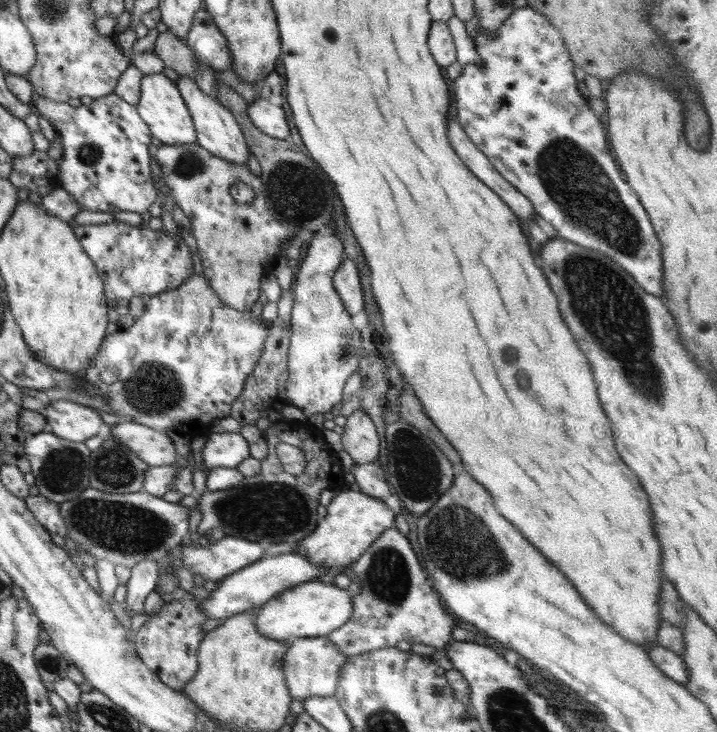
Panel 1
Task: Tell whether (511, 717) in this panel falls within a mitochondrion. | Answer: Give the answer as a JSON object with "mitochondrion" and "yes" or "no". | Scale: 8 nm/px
{"mitochondrion":"yes"}

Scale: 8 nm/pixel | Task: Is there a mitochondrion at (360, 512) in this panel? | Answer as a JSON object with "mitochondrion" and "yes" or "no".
{"mitochondrion":"no"}

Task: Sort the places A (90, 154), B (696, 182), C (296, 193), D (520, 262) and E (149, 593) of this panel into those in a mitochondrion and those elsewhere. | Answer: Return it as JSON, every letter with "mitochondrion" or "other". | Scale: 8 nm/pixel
{"A":"mitochondrion","B":"other","C":"mitochondrion","D":"other","E":"other"}

